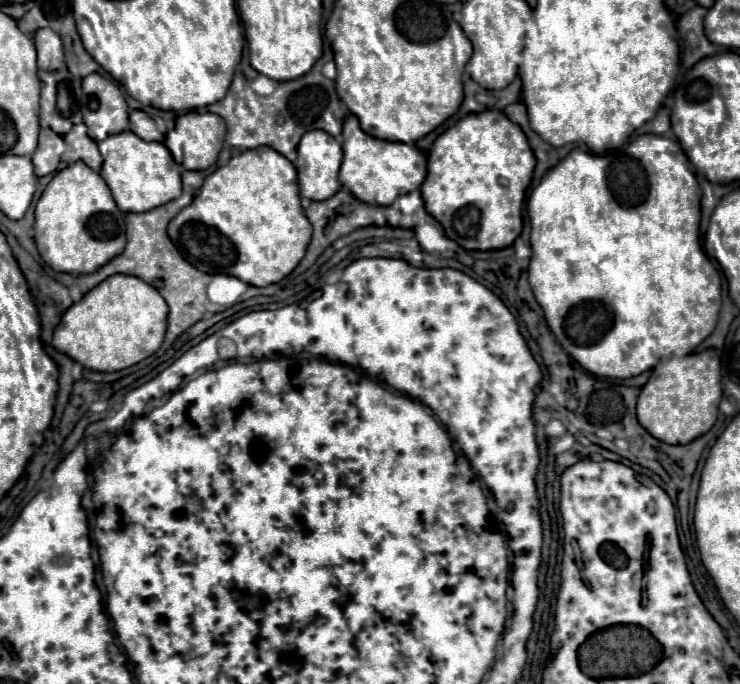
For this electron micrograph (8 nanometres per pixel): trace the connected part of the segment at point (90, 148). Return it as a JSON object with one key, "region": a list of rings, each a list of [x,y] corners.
{"region":[[[85,123],[73,125],[73,129],[63,137],[67,151],[63,153],[65,163],[75,163],[75,161],[85,161],[91,169],[101,171],[103,165],[103,157],[97,149],[97,143],[87,135],[87,127]]]}

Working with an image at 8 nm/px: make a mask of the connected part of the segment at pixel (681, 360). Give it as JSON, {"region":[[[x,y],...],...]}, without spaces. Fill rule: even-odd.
{"region":[[[705,349],[701,353],[661,359],[657,363],[637,399],[637,419],[655,439],[669,445],[685,445],[713,427],[719,413],[719,401],[721,361],[715,349]]]}

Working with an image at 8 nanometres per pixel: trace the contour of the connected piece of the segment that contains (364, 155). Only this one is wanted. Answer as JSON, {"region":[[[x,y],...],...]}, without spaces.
{"region":[[[349,115],[345,119],[341,136],[343,163],[339,181],[342,188],[349,189],[359,201],[369,205],[391,205],[399,195],[421,187],[423,177],[427,175],[427,157],[414,144],[371,137],[359,127],[359,119],[355,115]]]}

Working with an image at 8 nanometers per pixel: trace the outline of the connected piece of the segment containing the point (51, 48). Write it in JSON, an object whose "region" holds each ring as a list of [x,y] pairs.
{"region":[[[41,28],[34,34],[34,44],[37,51],[37,67],[43,71],[55,71],[65,65],[63,45],[55,31]]]}

